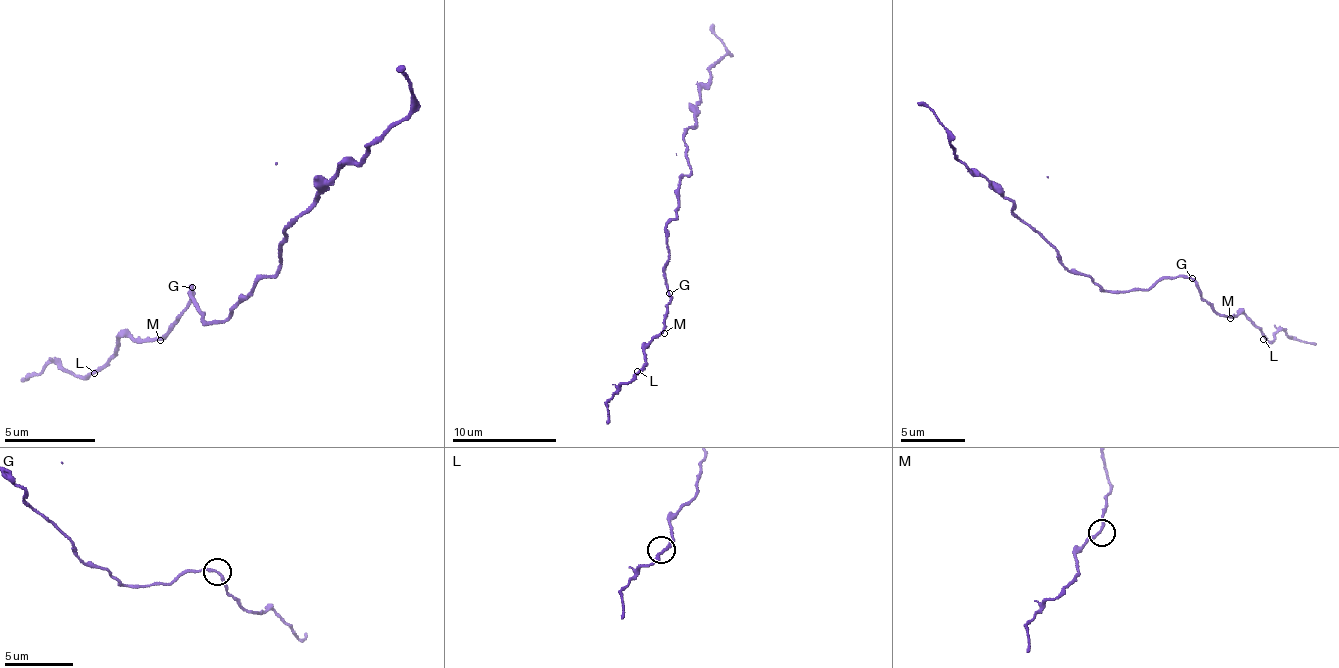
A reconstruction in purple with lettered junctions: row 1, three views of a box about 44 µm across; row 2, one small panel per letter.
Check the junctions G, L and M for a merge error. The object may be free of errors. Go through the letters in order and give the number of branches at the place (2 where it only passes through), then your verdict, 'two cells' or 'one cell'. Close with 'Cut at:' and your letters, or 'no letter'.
G: 2 | one cell
L: 2 | one cell
M: 2 | one cell
Cut at: no letter

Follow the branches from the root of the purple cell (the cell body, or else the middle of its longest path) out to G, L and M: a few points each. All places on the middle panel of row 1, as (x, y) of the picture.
G: (678, 213), (666, 225), (668, 263), (665, 267), (664, 282), (670, 293)
L: (678, 213), (666, 225), (669, 312), (637, 371)
M: (678, 213), (666, 225), (668, 263), (665, 267), (664, 282), (671, 296), (669, 312), (663, 321), (664, 333)

